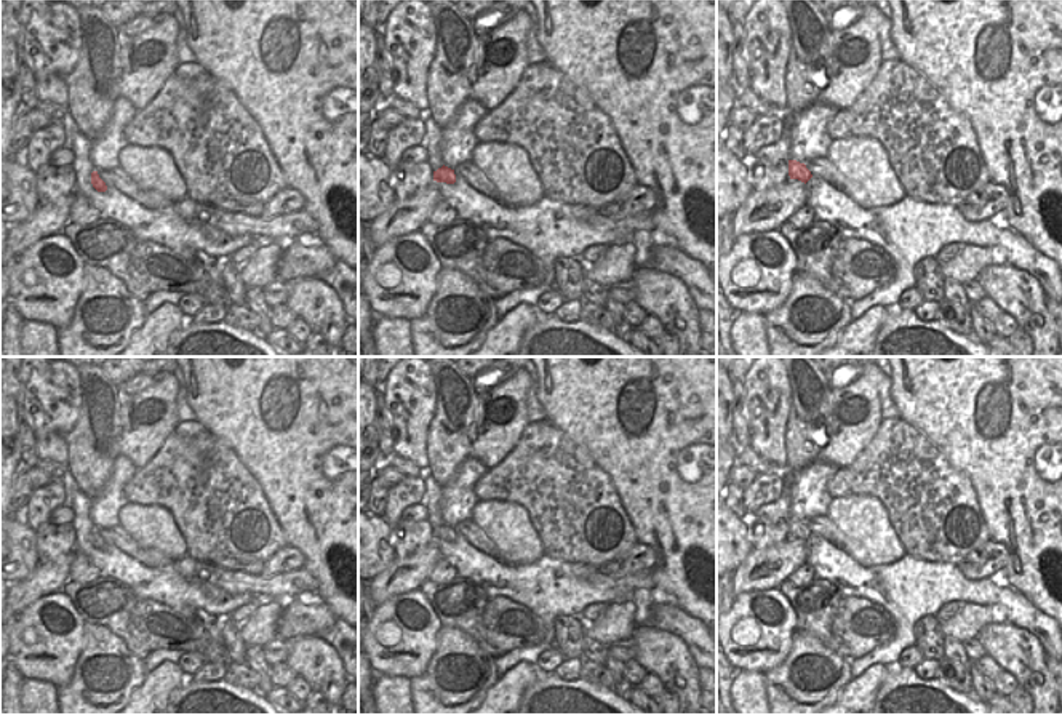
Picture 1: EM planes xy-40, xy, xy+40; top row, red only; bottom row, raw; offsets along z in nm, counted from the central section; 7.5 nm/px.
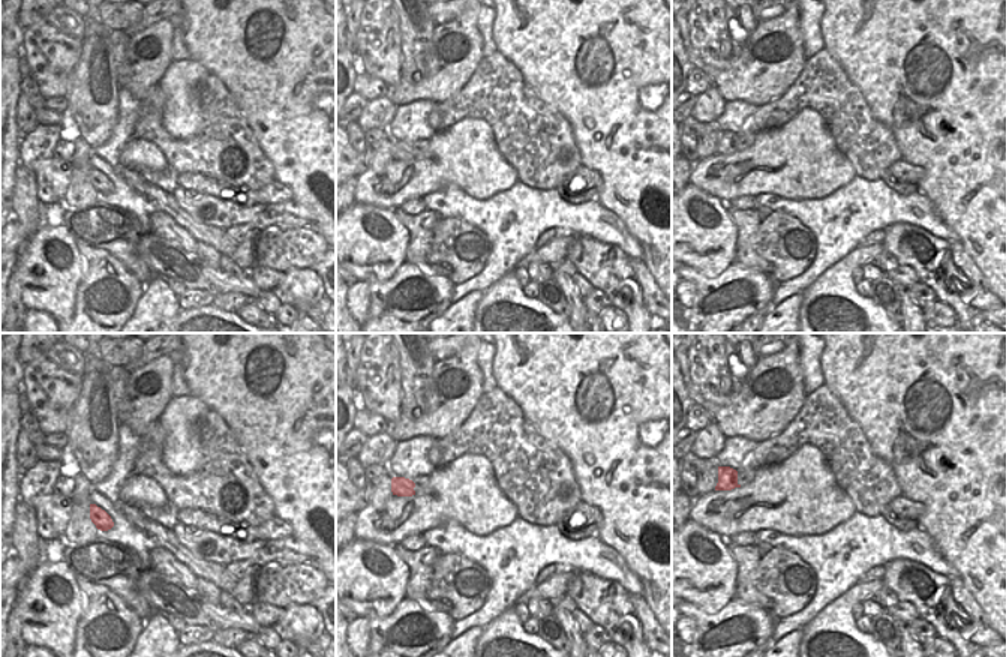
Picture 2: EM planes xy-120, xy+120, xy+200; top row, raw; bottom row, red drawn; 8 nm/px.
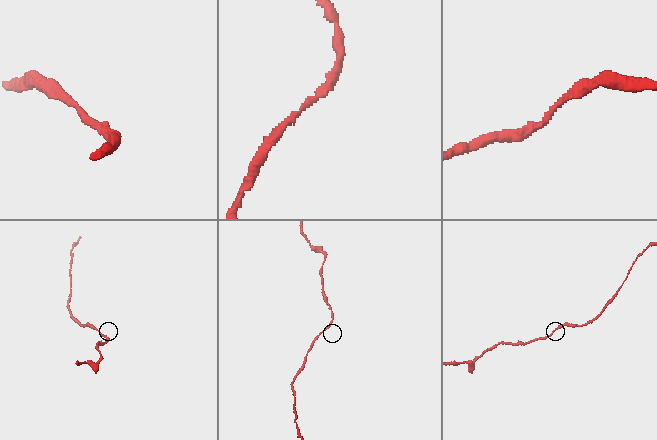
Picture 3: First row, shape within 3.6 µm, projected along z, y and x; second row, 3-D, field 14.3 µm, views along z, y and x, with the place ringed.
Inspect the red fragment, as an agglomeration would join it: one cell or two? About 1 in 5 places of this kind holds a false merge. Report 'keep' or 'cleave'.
keep

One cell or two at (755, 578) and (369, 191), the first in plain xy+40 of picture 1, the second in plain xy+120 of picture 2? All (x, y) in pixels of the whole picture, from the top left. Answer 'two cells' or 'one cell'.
one cell

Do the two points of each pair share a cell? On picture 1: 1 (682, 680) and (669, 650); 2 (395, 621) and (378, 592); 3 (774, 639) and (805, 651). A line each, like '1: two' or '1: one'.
1: one
2: two
3: two

